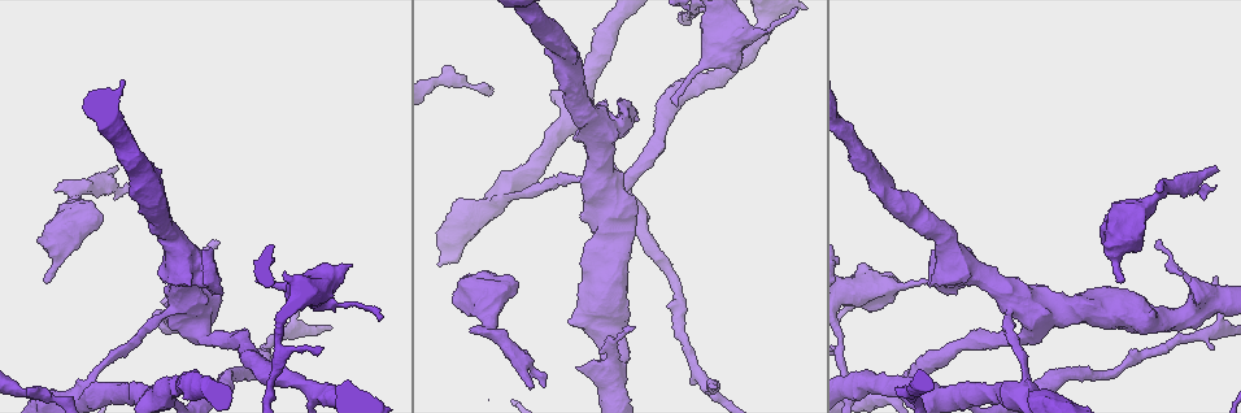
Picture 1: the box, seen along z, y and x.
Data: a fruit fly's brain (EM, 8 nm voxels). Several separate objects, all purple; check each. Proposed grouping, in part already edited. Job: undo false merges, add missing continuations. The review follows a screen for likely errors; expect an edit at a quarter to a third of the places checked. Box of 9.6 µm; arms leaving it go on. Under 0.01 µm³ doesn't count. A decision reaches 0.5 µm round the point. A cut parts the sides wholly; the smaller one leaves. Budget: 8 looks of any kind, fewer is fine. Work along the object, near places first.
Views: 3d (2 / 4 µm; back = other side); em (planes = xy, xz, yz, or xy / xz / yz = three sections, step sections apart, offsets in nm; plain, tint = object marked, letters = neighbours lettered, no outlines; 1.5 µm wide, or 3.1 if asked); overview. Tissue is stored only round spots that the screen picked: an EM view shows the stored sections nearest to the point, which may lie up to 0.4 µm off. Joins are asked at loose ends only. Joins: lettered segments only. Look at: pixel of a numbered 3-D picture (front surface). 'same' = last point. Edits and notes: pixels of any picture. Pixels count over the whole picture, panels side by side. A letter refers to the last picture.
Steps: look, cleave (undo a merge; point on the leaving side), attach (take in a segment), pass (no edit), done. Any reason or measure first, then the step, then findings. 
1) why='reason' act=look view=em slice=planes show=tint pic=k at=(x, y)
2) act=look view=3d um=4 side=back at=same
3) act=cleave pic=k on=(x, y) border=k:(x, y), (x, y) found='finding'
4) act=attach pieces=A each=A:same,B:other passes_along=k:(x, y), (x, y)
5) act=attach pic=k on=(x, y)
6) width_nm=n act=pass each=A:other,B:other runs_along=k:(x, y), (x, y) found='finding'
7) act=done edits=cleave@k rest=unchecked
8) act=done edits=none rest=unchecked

act=look view=em slice=xz step=8 show=tint pic=1 at=(676, 106)

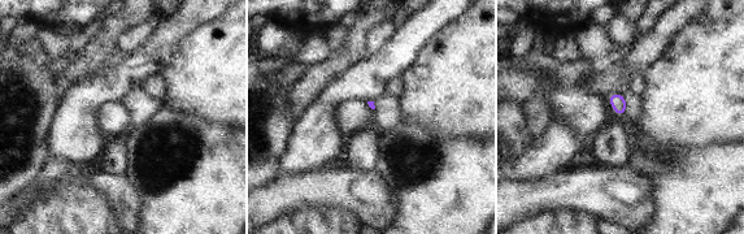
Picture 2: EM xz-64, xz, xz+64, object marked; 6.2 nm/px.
act=look view=em slice=planes show=tint at=same

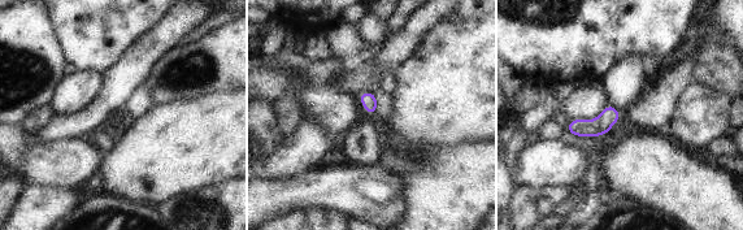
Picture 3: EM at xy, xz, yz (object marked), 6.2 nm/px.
why='see the neighbours' act=look view=em slice=planes show=letters at=same

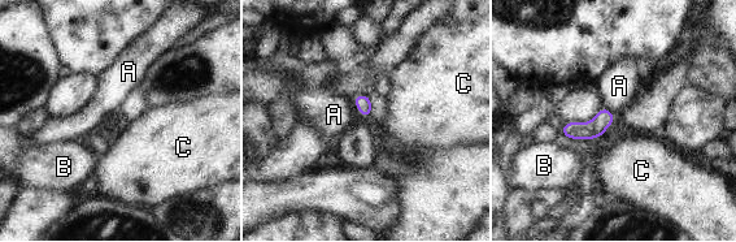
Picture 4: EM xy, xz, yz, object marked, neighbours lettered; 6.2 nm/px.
width_nm=100 act=pass each=A:other,B:other,C:other border=4:(352, 100), (364, 117) found='no lettered segment goes on from it'

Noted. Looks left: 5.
why='thick turns thin' act=look view=em slice=xz step=4 show=tint pic=1 at=(1012, 309)

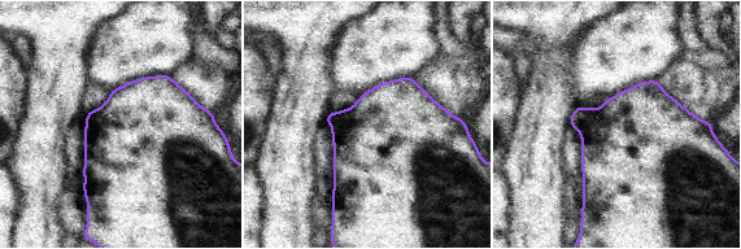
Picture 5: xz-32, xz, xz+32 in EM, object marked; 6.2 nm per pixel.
act=look view=em slice=planes show=letters at=same

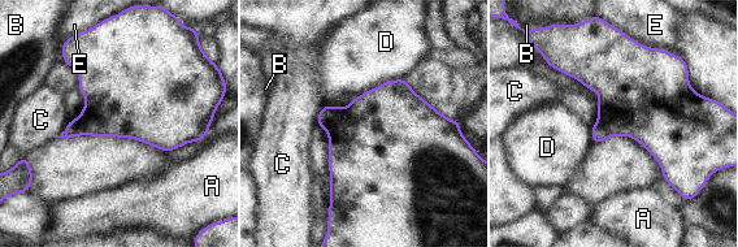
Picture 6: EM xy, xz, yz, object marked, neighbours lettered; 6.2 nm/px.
width_nm=260 act=cleave pic=6 on=(328, 115) each=A:other,B:other,C:other,D:other,E:other found='two neurons meet here'

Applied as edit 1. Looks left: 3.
why='thick turns thin' act=look view=3d um=4 pic=1 at=(870, 304)

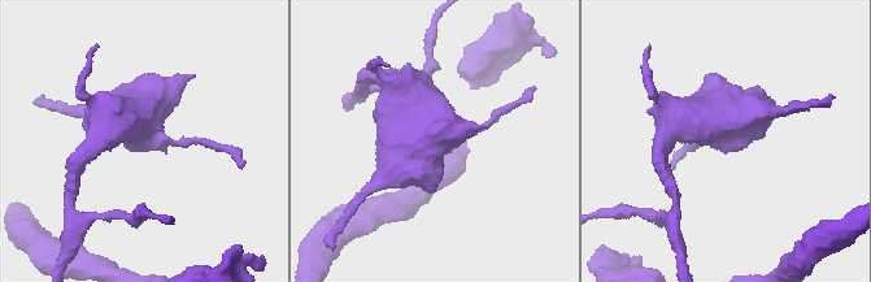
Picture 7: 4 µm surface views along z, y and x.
why='need the tissue' act=look view=em slice=planes show=tint pic=7 at=(723, 139)

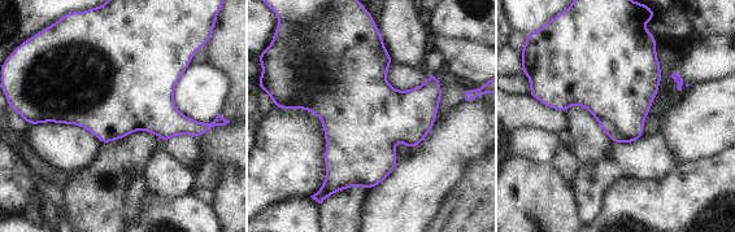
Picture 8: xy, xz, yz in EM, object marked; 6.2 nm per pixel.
act=look view=em slice=planes show=letters at=same

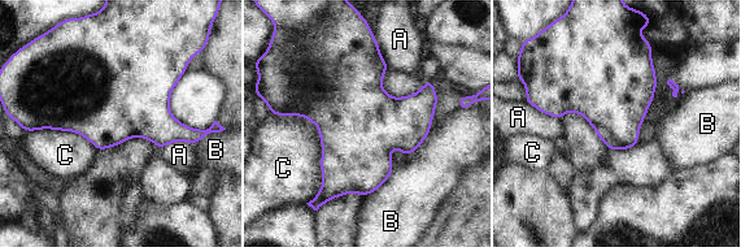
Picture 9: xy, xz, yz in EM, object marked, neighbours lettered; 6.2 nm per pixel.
act=pass each=A:other,B:other,C:other border=9:(278, 115), (318, 129), (315, 196) found='all the same neuron'

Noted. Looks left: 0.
act=done edits=cleave@6 rest=unchecked

